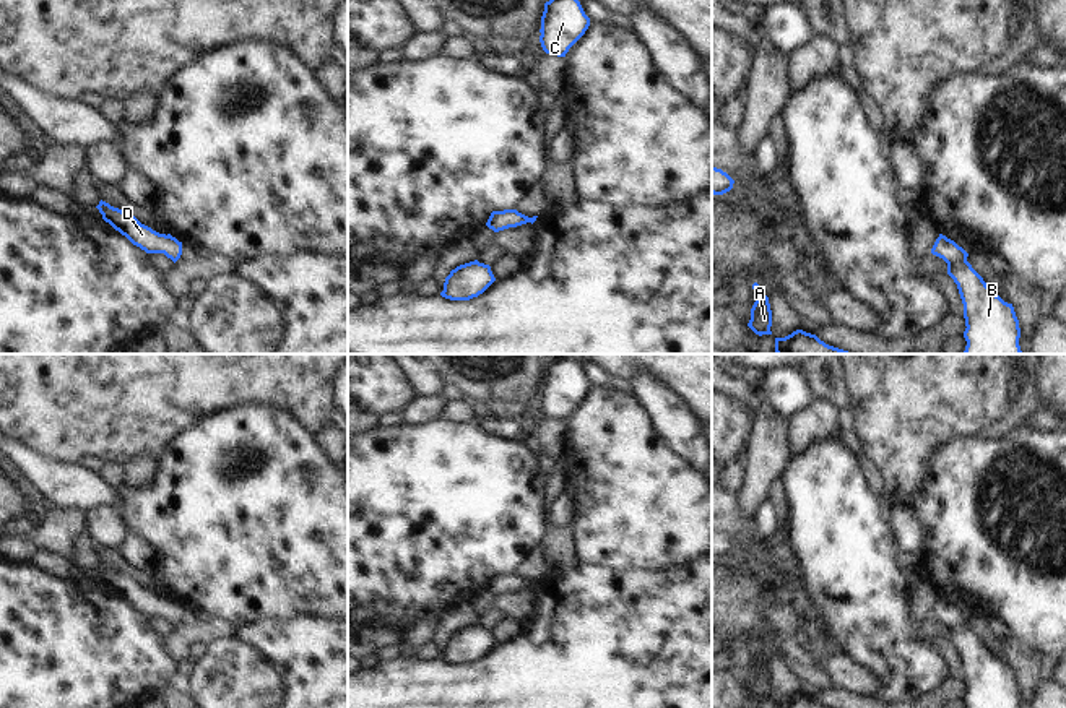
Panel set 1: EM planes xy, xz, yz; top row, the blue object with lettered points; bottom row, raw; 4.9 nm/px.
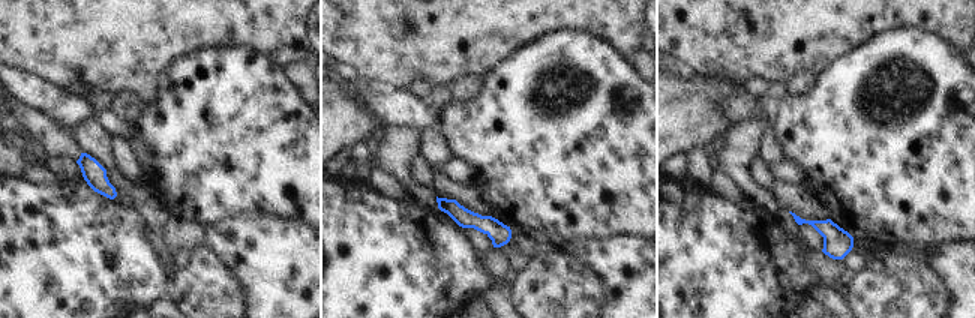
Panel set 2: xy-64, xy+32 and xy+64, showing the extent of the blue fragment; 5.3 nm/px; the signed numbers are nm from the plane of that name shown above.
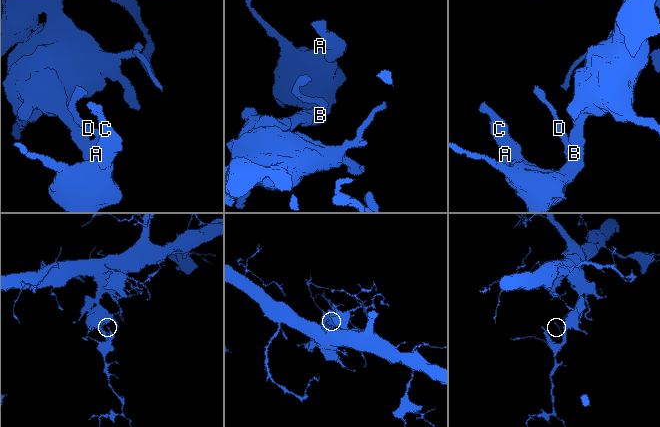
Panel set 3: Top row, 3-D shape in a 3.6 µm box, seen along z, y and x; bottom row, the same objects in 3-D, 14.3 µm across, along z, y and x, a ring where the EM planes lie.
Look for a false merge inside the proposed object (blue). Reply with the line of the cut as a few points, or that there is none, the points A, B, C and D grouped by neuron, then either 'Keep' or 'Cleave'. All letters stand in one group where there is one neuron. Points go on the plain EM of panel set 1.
No split. Groups: A B C D. Keep.

